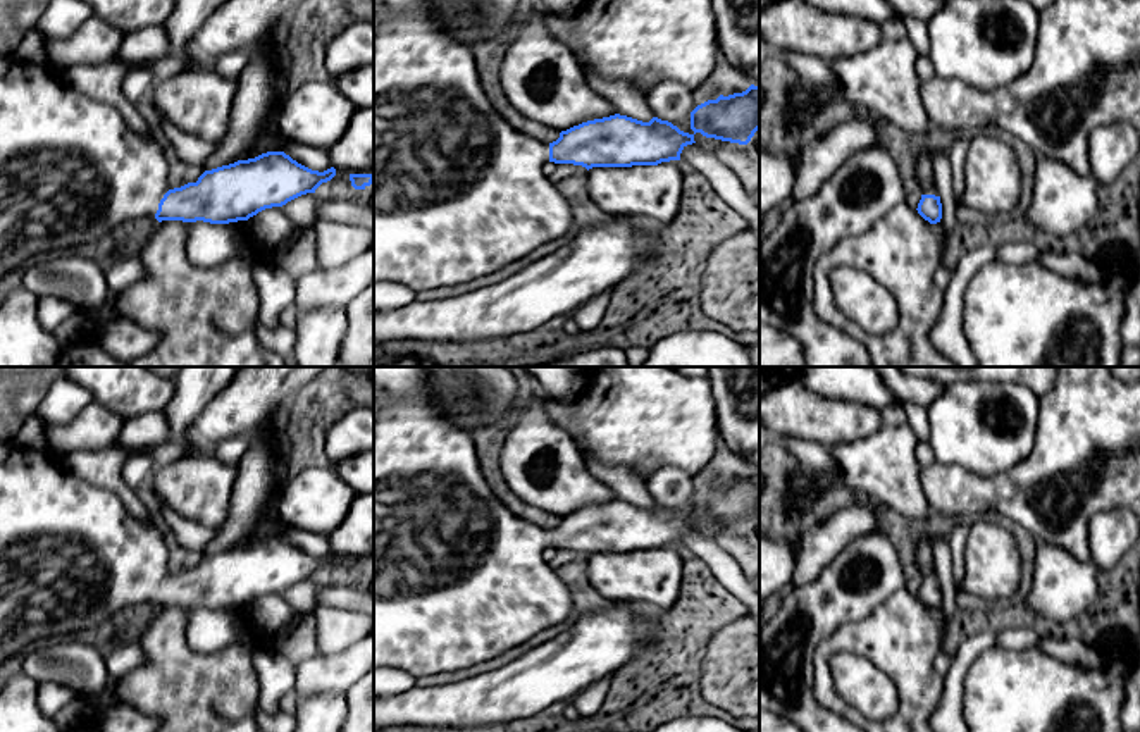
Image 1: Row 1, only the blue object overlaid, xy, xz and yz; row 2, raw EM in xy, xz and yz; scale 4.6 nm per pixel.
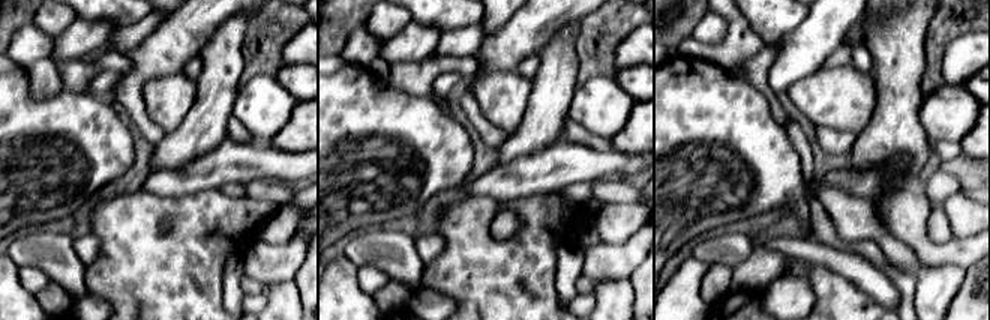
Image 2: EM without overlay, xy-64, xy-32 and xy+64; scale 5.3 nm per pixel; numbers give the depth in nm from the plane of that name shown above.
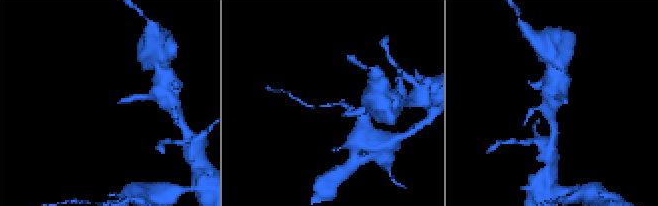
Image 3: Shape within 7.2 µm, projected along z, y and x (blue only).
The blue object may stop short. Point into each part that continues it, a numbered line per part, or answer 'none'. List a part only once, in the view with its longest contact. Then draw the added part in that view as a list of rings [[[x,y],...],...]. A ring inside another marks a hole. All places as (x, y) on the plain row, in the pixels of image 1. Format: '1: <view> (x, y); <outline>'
1: xy (71, 555); [[[14,446],[0,462],[0,661],[52,636],[102,629],[126,606],[155,603],[167,577],[160,529],[136,518],[115,493],[76,477],[48,450]]]

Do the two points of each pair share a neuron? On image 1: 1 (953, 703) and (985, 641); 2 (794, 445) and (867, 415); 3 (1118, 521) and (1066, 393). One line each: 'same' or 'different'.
1: same
2: different
3: different

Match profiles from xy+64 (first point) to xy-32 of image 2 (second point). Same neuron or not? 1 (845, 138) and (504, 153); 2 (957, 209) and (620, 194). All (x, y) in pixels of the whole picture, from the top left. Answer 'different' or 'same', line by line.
1: different
2: different

